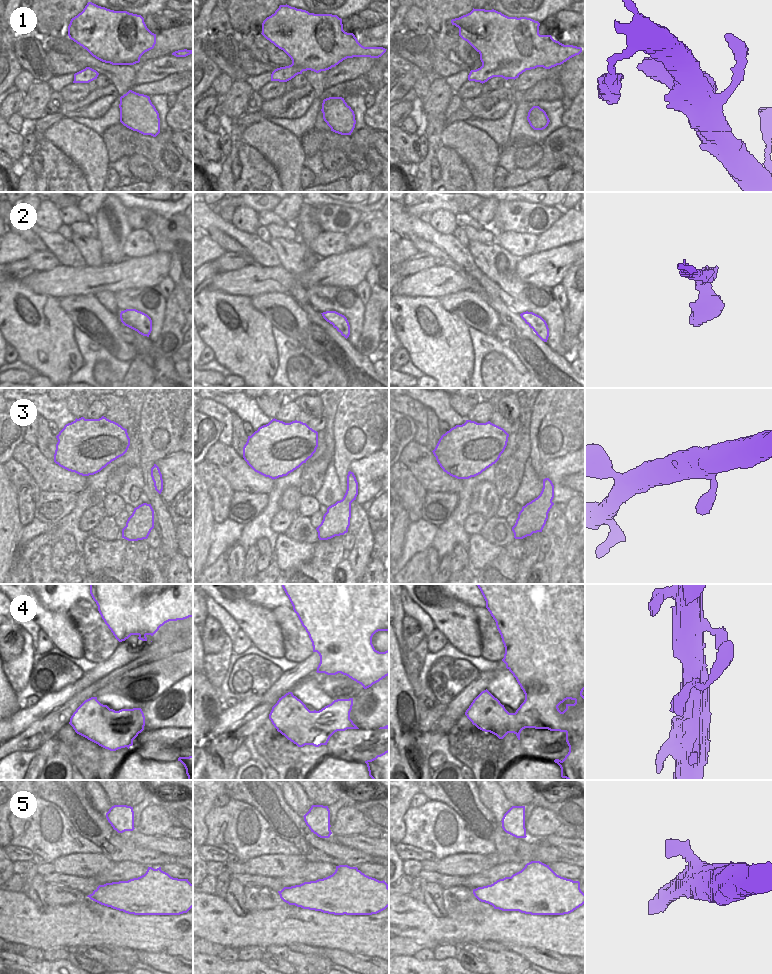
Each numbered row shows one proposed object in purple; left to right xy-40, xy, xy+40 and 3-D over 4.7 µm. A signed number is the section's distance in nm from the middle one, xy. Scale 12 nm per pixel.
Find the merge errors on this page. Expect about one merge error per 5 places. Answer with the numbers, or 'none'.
none.

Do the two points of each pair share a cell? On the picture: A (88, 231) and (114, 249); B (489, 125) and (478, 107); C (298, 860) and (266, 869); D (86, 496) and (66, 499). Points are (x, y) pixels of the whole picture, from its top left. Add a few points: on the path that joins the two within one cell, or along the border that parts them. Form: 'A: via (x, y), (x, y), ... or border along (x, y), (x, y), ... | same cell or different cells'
A: border along (90, 220), (97, 232), (97, 238) | different cells
B: border along (507, 110), (502, 117), (493, 120), (476, 118) | different cells
C: via (290, 863), (274, 865) | same cell
D: border along (78, 494), (76, 505), (64, 516) | different cells

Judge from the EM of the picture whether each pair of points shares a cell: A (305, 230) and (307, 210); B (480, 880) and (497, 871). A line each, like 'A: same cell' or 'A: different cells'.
A: same cell
B: same cell

